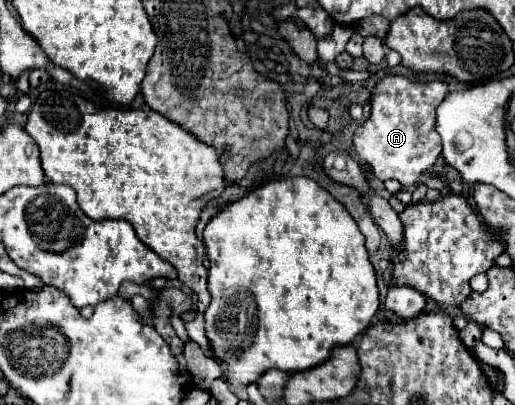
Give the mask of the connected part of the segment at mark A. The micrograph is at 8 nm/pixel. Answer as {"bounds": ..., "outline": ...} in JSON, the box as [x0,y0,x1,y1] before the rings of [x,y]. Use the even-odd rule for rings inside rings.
{"bounds":[354,75,448,185],"outline":[[[400,75],[384,77],[372,93],[372,113],[354,133],[354,149],[362,155],[362,163],[372,167],[376,179],[396,179],[402,185],[414,185],[418,177],[430,169],[440,155],[440,135],[434,131],[436,107],[446,97],[448,87],[442,81],[414,83]]]}

